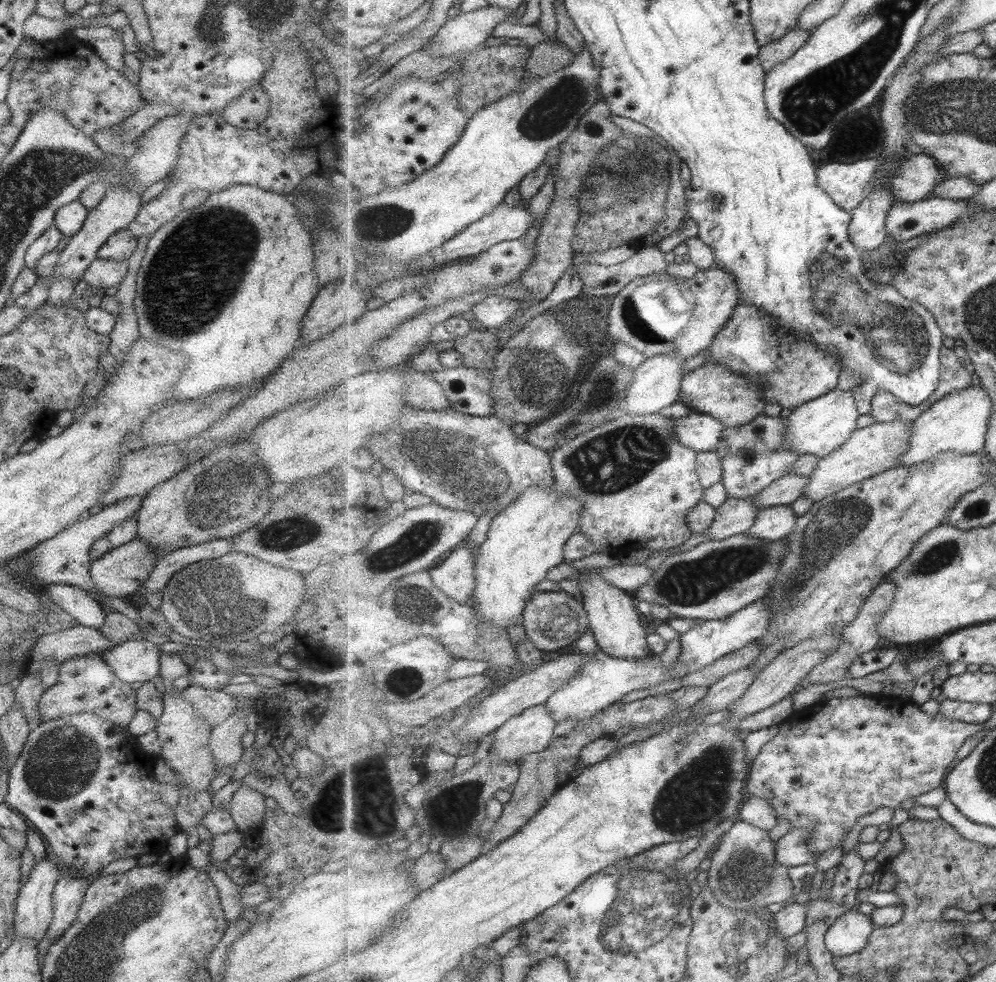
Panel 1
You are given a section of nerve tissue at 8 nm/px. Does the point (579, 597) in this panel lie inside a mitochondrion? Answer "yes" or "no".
no

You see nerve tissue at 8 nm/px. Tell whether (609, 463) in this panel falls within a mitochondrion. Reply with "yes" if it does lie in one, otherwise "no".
yes

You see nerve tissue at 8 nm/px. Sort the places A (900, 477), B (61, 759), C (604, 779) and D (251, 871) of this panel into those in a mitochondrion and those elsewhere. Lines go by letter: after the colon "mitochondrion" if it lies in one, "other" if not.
A: other
B: mitochondrion
C: other
D: other

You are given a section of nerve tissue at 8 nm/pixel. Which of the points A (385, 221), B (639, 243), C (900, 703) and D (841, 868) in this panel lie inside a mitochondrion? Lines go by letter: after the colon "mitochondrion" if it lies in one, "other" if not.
A: mitochondrion
B: other
C: other
D: other

